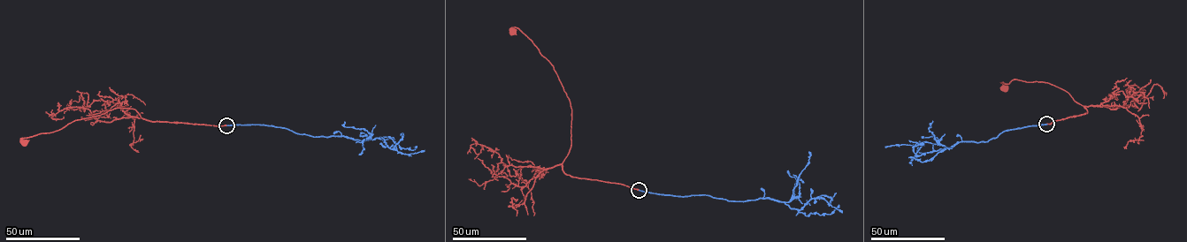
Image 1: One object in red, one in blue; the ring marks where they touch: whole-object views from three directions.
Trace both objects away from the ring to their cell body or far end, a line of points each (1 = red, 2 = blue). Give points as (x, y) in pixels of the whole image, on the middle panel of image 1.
1: (639, 190), (563, 172), (562, 163), (571, 144), (570, 102), (552, 64), (519, 29), (513, 27), (513, 31)
2: (639, 190), (684, 196), (709, 195), (732, 201), (765, 198), (800, 209), (811, 199), (822, 197), (842, 213)

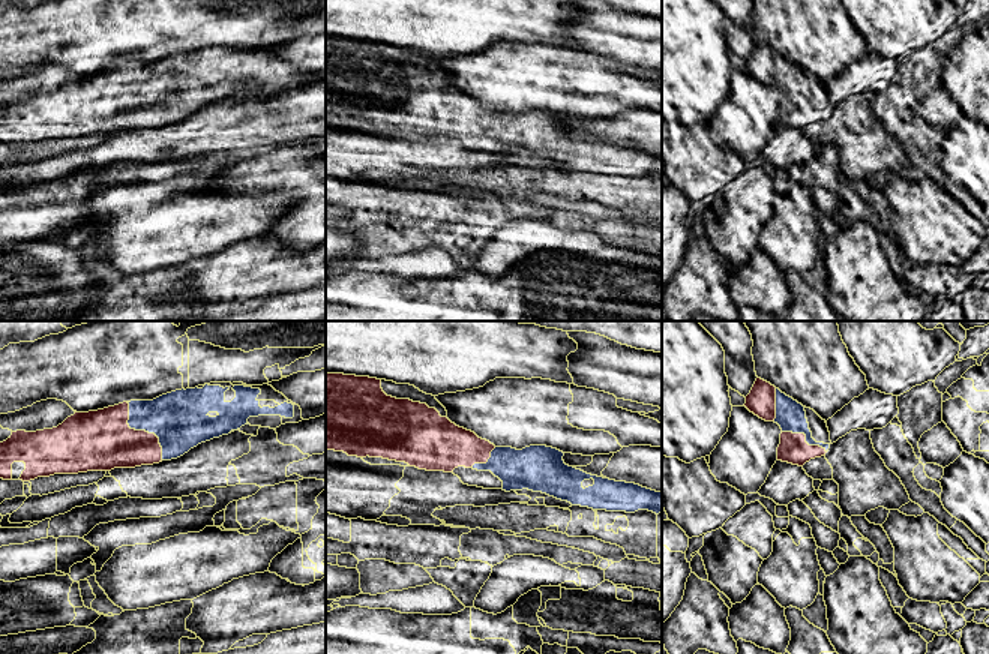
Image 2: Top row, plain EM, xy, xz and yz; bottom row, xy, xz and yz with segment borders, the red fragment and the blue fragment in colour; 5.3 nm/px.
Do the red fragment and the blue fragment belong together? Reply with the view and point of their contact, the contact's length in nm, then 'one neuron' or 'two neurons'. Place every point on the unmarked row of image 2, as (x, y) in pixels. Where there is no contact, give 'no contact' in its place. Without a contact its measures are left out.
meets red in xy at (143, 95); contact 360 nm long; one neuron

